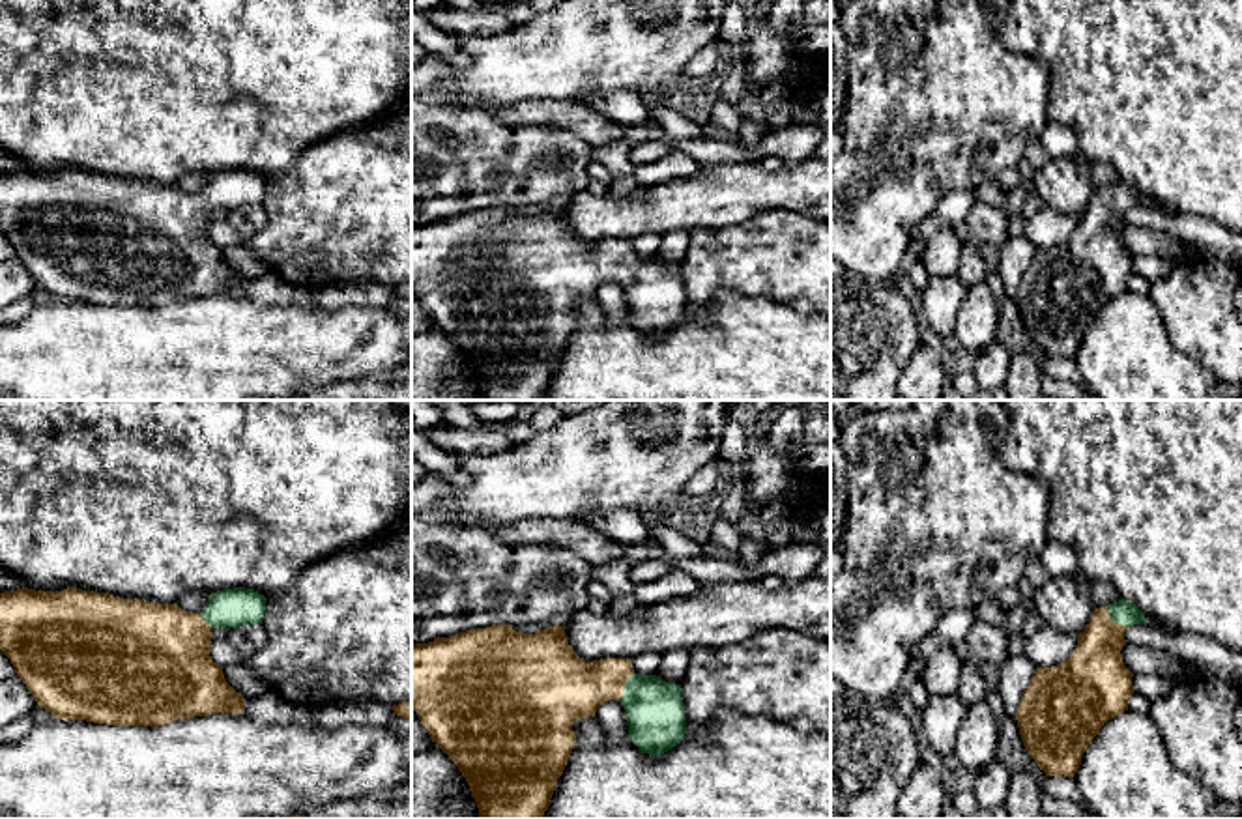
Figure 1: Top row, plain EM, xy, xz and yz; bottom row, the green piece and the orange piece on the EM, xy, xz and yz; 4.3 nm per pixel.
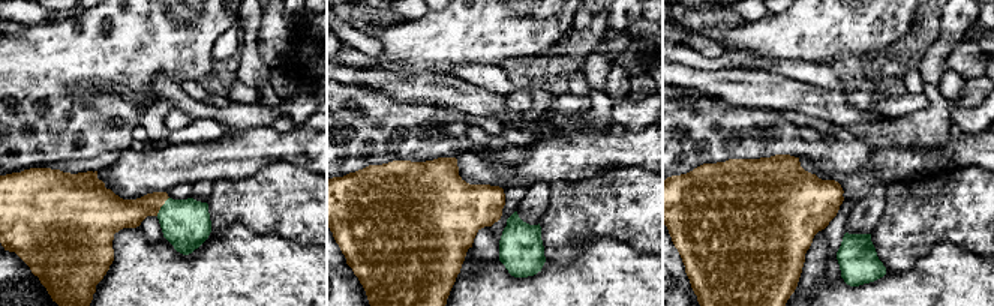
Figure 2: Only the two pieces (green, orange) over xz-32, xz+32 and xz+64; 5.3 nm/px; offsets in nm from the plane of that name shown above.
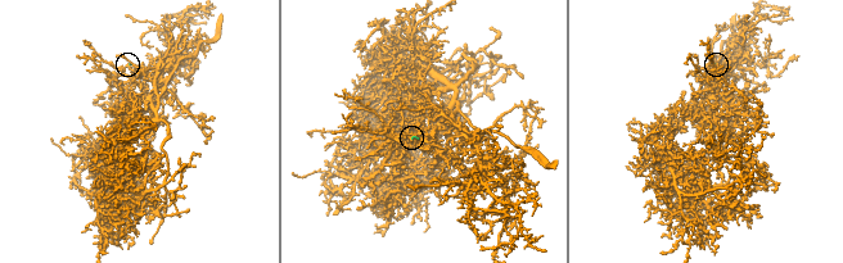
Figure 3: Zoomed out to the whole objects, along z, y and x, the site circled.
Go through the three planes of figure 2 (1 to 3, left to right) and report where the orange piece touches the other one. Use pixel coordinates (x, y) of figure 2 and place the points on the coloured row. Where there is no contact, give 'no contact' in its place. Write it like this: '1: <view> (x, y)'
1: xz-32 (162, 206)
2: no contact
3: no contact

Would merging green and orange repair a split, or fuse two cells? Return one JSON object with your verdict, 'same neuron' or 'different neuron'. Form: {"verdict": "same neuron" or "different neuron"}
{"verdict": "same neuron"}

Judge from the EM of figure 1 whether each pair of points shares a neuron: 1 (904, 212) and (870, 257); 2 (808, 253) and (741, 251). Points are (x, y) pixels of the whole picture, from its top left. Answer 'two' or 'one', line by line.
1: one
2: one

